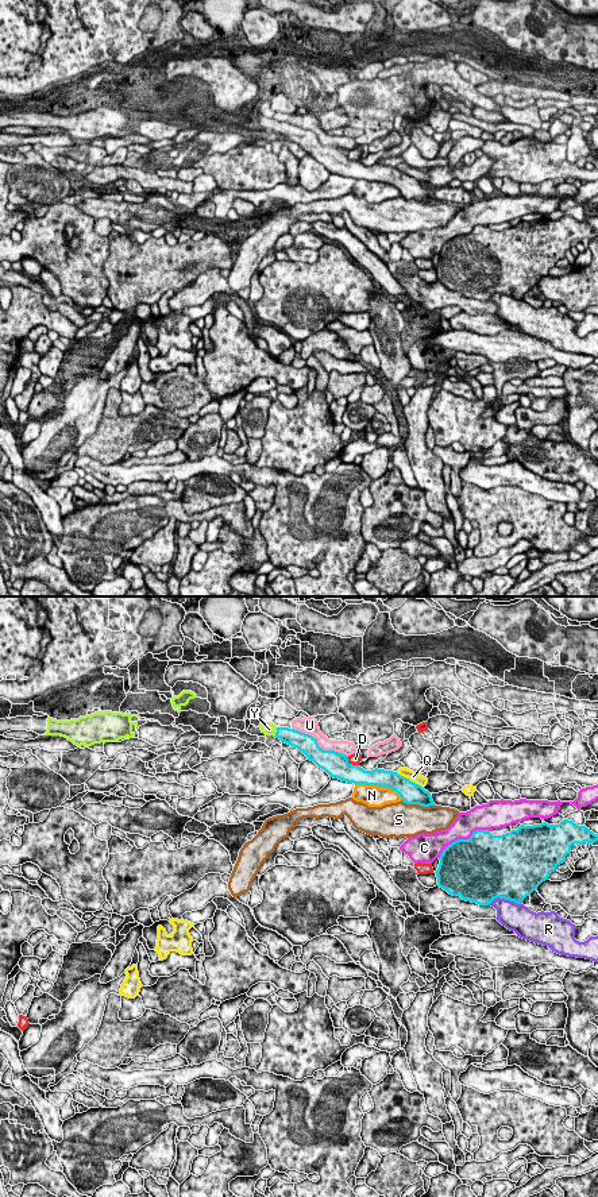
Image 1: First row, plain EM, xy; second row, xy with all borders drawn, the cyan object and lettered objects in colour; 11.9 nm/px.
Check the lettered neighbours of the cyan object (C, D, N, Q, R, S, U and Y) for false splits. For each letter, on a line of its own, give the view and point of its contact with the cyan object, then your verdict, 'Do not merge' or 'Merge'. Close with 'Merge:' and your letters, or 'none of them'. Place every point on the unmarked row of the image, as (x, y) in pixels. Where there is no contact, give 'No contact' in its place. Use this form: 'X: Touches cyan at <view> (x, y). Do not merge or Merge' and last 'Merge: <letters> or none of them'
C: Touches cyan at xy (462, 235). Do not merge
D: Touches cyan at xy (351, 159). Do not merge
N: Touches cyan at xy (379, 181). Do not merge
Q: Touches cyan at xy (408, 174). Do not merge
R: Touches cyan at xy (504, 293). Do not merge
S: Touches cyan at xy (419, 200). Do not merge
U: Touches cyan at xy (317, 141). Do not merge
Y: Touches cyan at xy (277, 127). Merge
Merge: Y

